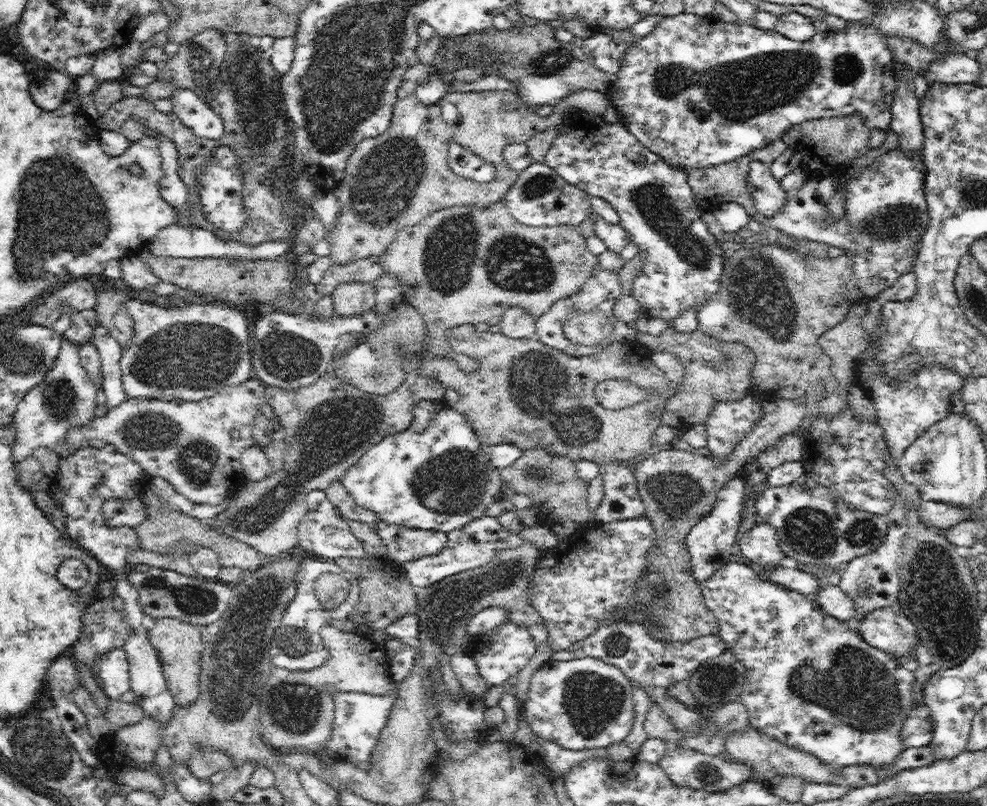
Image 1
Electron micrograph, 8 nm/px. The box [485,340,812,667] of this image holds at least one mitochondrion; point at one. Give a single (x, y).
(544, 388)

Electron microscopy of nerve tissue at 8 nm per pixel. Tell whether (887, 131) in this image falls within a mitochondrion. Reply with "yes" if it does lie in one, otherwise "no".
no

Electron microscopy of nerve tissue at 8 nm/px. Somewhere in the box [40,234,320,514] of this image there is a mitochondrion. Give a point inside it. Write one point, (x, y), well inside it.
(191, 355)

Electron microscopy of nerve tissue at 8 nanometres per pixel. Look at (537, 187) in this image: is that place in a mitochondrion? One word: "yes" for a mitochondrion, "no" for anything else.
yes

